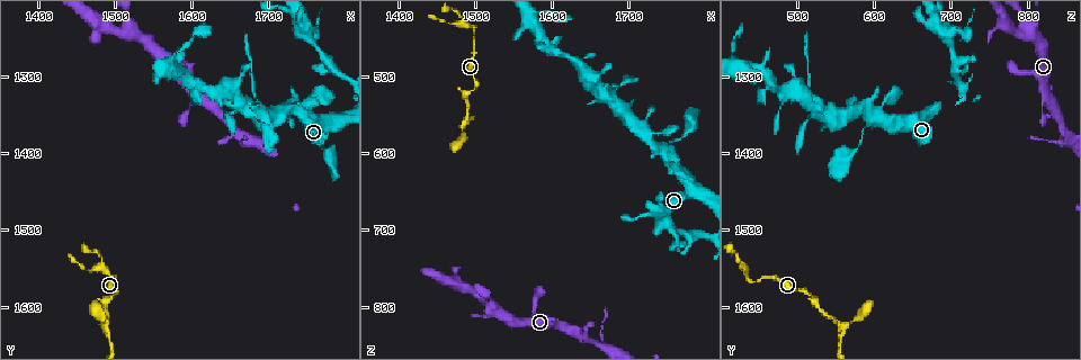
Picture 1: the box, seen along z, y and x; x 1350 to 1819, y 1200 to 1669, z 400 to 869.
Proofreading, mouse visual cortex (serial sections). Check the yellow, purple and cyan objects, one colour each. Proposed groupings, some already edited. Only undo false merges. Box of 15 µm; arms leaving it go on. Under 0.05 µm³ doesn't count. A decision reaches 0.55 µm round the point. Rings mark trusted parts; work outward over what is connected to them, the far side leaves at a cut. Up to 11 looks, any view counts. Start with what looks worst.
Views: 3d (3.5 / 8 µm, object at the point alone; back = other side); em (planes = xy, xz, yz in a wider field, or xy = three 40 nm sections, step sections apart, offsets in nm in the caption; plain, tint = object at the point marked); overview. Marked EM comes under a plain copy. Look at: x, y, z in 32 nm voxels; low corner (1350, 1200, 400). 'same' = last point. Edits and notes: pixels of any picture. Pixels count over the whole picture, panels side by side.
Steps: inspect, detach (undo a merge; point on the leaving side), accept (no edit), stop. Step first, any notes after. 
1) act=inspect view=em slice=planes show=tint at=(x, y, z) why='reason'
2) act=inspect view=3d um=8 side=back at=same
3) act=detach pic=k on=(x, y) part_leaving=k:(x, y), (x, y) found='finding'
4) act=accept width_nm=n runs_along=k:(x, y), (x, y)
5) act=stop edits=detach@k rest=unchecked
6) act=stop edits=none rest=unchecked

act=inspect view=3d um=3.5 at=(1755, 1375, 585)

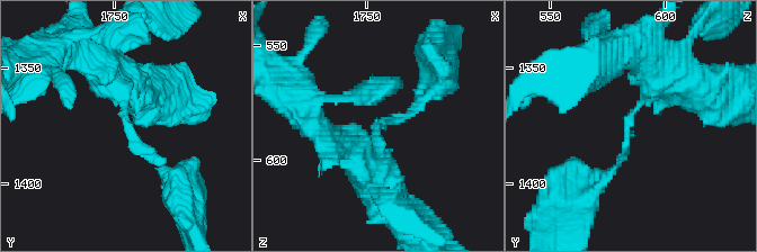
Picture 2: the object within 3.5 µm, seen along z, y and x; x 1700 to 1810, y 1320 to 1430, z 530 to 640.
act=inspect view=em slice=xy step=2 show=tint at=(1754, 1371, 585) arm_widths_nm=100,450 why='need the tissue'

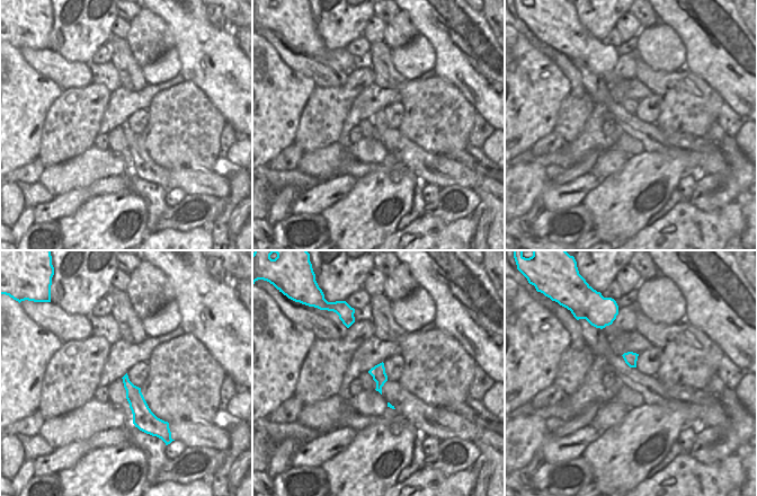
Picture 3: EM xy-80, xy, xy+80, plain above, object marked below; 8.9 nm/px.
act=accept runs_along=3:(125, 379), (140, 409), (157, 426) found='all the same cell'

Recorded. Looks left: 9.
act=inspect view=3d um=3.5 side=back at=(1485, 1625, 555) why='a fork'

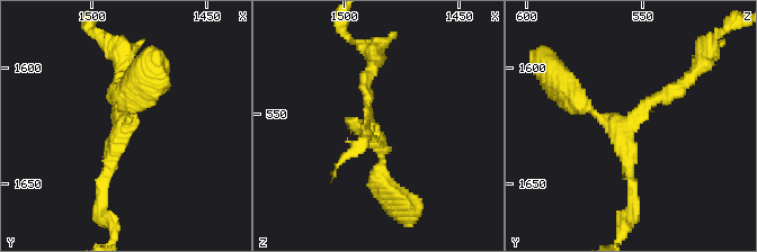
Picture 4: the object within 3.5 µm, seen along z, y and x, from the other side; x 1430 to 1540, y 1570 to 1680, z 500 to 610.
act=inspect view=em slice=xy step=5 show=tint at=(1489, 1625, 558) arms=3 arm_widths_nm=150,150,200

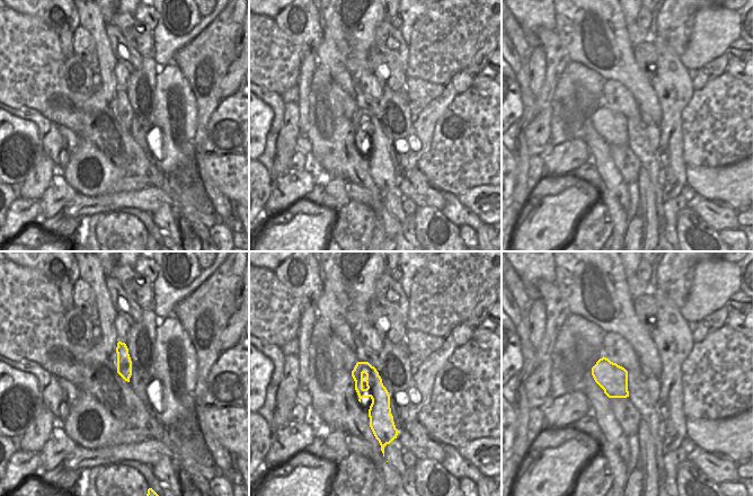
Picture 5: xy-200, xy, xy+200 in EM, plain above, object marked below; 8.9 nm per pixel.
act=accept runs_along=4:(370, 75), (383, 188) found='all the same cell'

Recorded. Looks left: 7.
act=inspect view=3d um=3.5 at=(1500, 1570, 445)

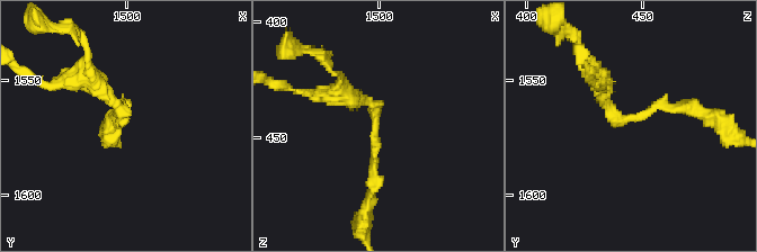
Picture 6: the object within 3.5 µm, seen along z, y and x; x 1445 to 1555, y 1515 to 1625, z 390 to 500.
act=inspect view=em slice=xy step=5 show=tint at=(1500, 1566, 445) why='now the EM'

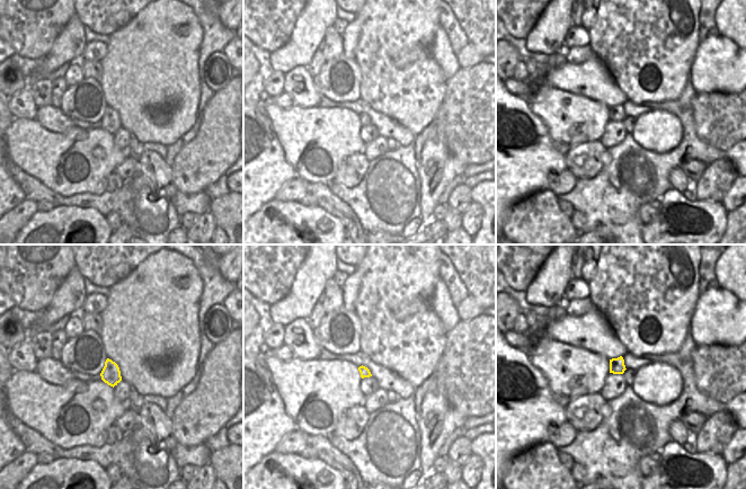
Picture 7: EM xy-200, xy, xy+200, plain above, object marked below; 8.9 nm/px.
act=accept arm_widths_nm=150,250 runs_along=6:(698, 111), (655, 105), (617, 118), (597, 73) found='one cell here'

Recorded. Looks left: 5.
act=inspect view=em slice=xy step=2 show=tint at=(1680, 1350, 520) why='abrupt turn'

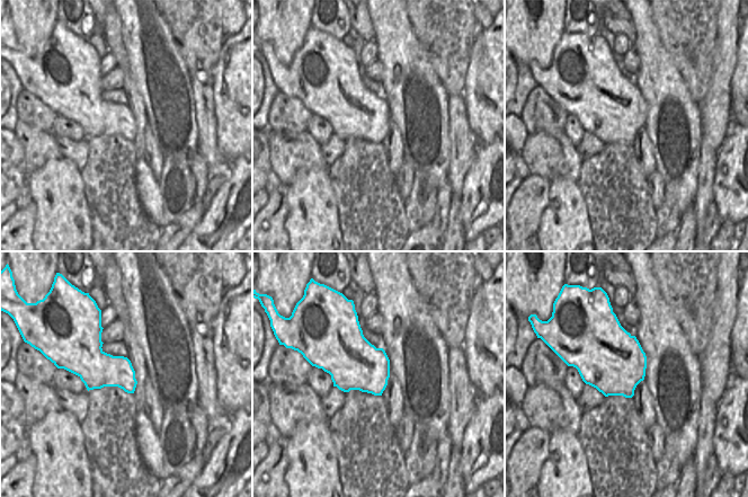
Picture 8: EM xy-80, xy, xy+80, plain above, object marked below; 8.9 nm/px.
act=inspect view=3d um=3.5 side=back at=same

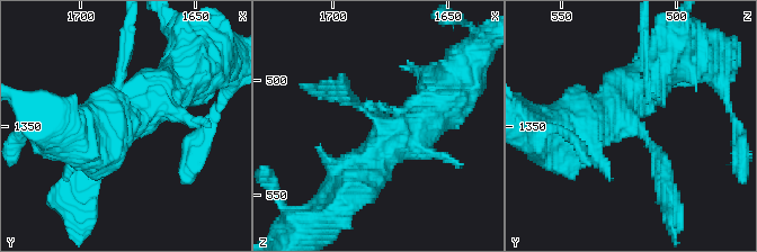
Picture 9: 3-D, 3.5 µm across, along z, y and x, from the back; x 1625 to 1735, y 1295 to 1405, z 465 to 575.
act=detach pic=9 on=(127, 51) part_leaving=9:(124, 79), (127, 30) found='two cells meet here'

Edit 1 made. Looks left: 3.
act=stop edits=detach@9 rest=unchecked

